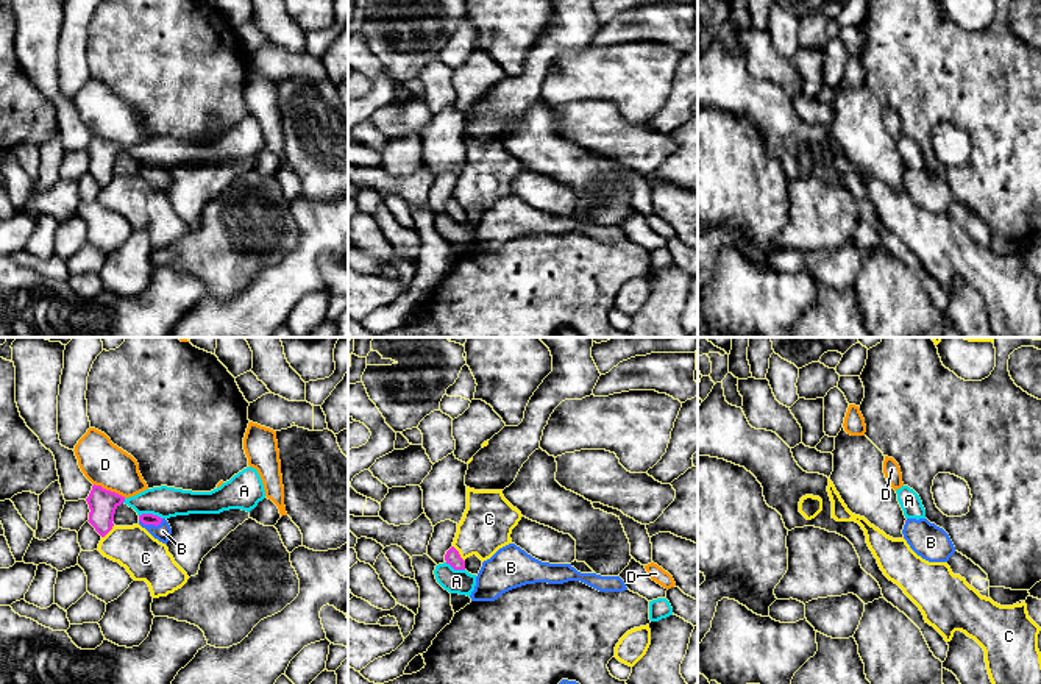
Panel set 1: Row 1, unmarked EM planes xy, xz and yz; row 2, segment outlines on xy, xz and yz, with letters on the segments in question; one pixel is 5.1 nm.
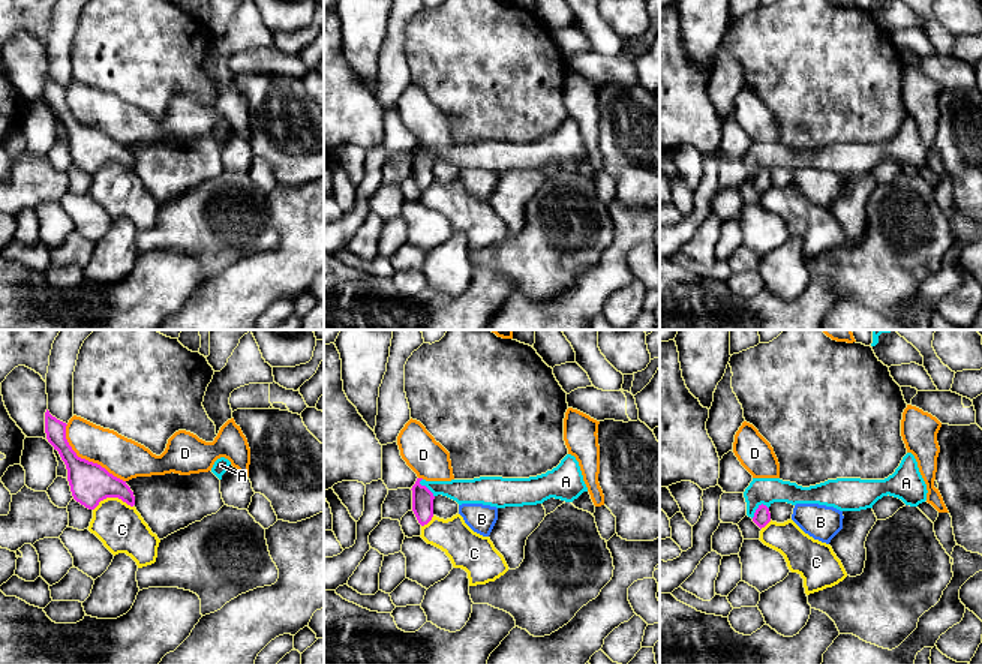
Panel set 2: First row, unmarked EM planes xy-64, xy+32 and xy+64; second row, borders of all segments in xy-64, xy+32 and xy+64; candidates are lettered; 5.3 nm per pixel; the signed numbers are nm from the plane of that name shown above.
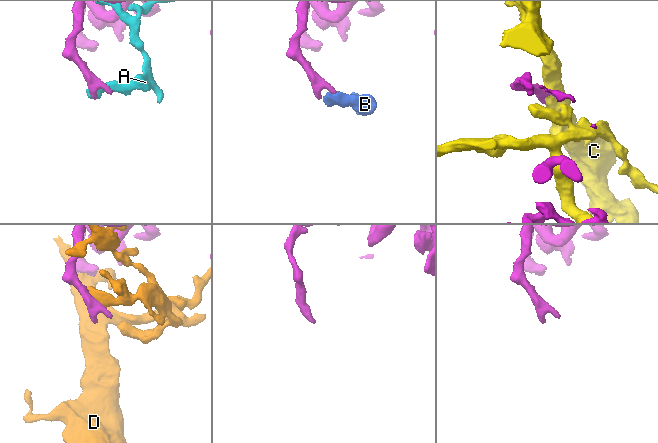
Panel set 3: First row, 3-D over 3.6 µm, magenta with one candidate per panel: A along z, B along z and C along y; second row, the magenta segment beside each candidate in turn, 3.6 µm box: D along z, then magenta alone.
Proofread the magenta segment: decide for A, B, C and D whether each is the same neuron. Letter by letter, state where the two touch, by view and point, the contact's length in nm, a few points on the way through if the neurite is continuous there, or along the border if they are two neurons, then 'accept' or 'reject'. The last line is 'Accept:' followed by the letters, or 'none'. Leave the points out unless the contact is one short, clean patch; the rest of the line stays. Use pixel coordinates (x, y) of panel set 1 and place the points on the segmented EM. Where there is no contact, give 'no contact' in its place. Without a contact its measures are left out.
A: xy (150, 514) | 120 nm | reject
B: xy (152, 523) | 130 nm | across xy (147, 519), (152, 523), (163, 531) | accept
C: xz (458, 553) | 110 nm | along xz (453, 545), (464, 561) | reject
D: xy (110, 491) | 180 nm | reject
Accept: B

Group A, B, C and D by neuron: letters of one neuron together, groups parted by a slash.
A / B / C / D

